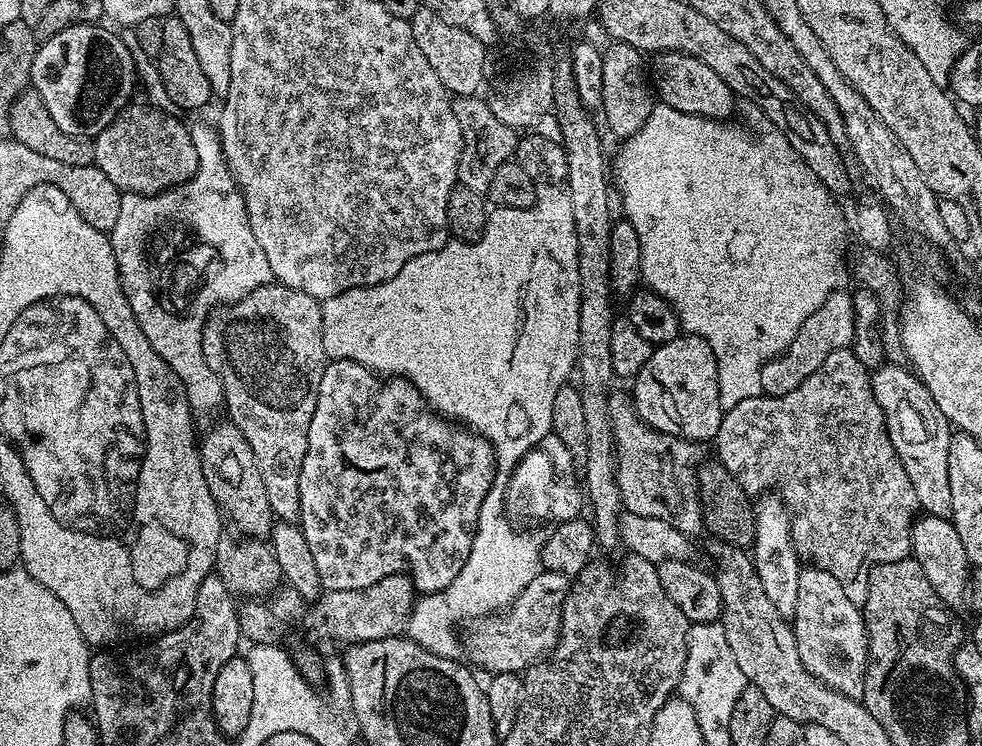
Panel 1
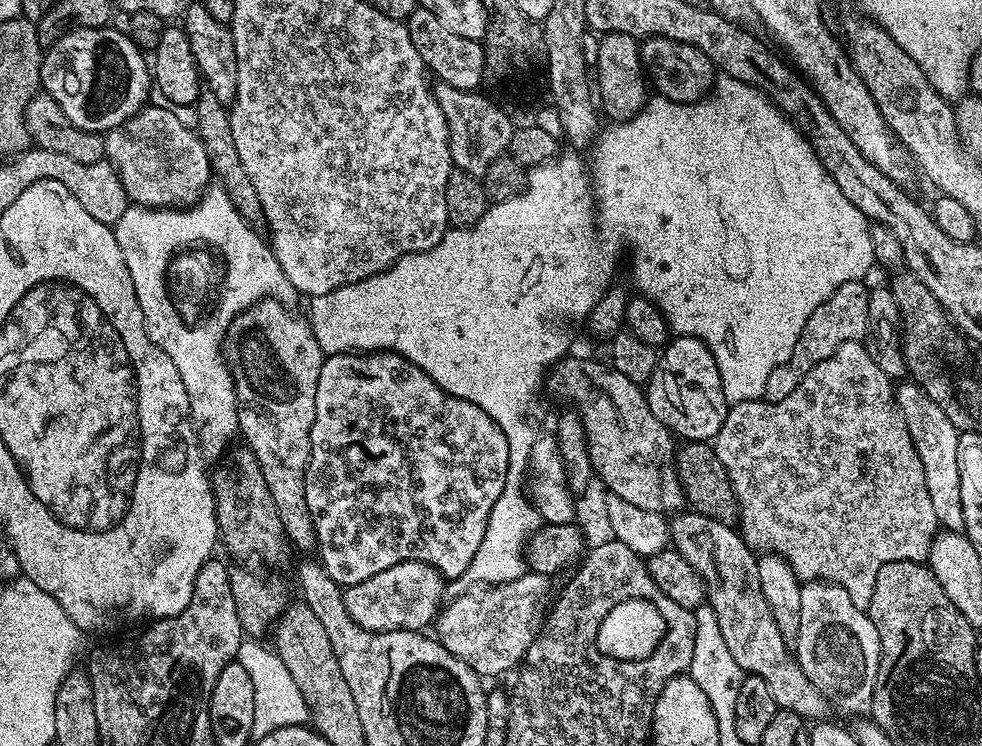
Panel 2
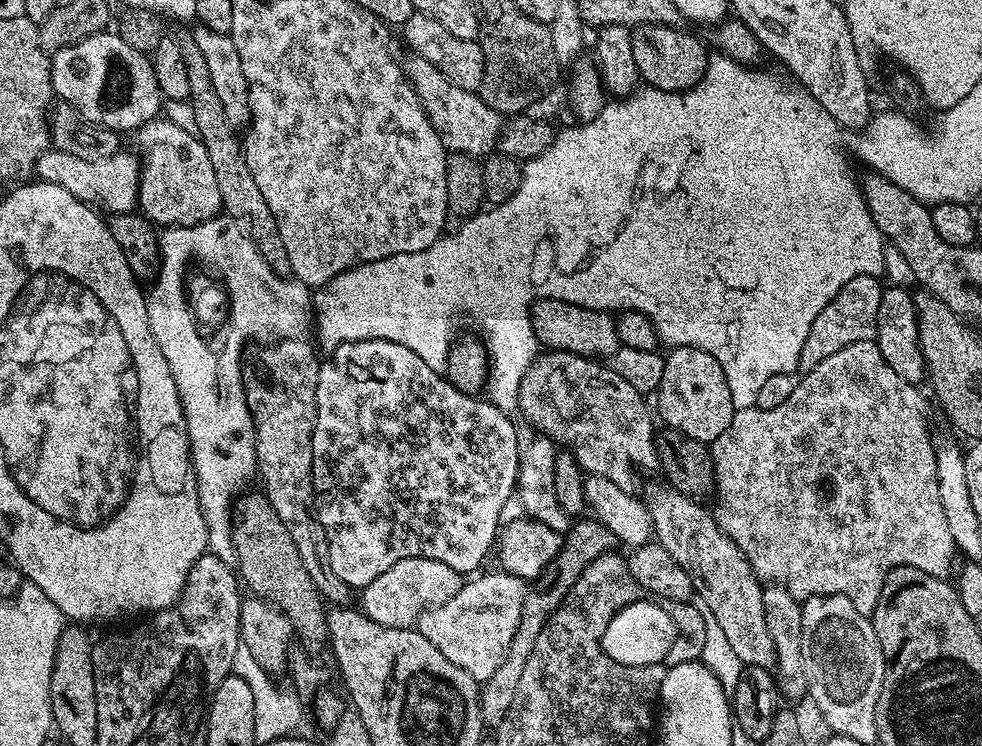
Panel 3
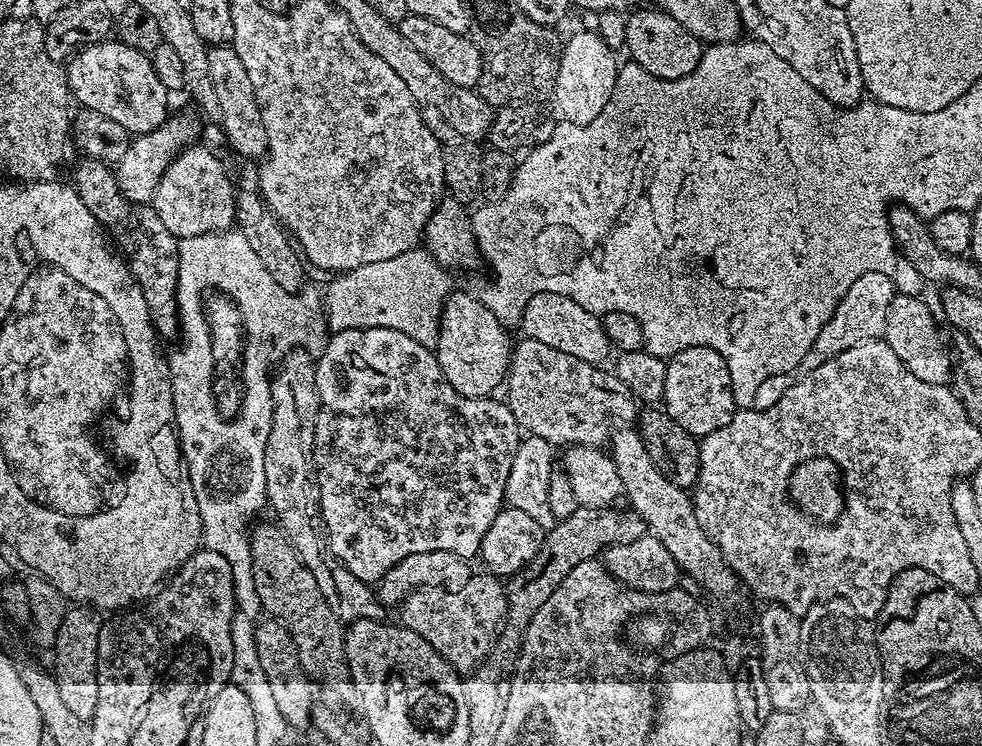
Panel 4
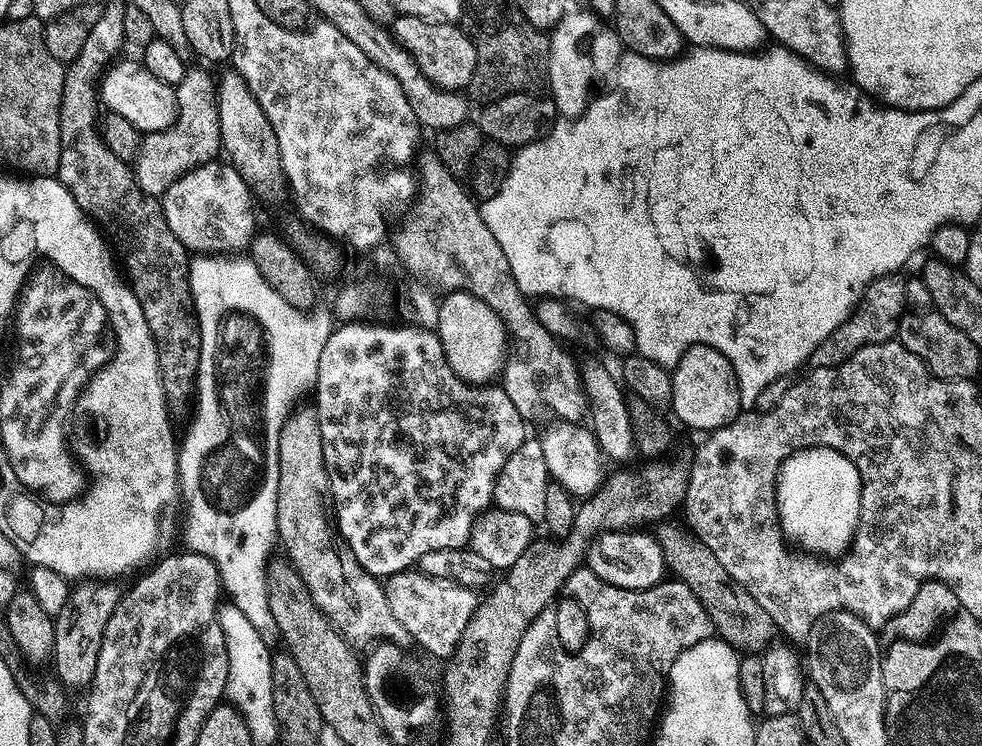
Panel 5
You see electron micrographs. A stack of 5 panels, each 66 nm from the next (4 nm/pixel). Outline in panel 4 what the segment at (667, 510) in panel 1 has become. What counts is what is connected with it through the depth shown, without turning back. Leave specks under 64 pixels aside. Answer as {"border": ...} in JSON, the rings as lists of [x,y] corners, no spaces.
{"border":[[[521,339],[506,377],[506,403],[521,431],[544,438],[556,448],[570,445],[603,447],[612,432],[612,420],[635,421],[638,404],[620,379],[603,367],[551,349],[543,342]]]}

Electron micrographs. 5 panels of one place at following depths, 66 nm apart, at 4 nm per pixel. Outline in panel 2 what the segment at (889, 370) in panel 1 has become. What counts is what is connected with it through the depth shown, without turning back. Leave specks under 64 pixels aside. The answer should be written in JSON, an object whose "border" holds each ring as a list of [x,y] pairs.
{"border":[[[907,383],[895,389],[896,404],[904,415],[912,444],[918,450],[918,458],[926,474],[926,490],[930,494],[931,504],[934,505],[937,525],[949,532],[963,533],[962,497],[959,490],[957,461],[961,433],[954,426],[954,422],[950,422],[950,418],[944,413],[944,408],[938,406],[938,402],[931,400],[919,384]]]}

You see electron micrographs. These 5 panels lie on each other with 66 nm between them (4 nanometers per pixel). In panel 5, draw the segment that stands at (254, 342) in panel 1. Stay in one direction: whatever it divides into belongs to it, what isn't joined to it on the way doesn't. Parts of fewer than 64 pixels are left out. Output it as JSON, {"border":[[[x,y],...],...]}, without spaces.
{"border":[[[311,403],[302,404],[293,407],[278,438],[276,535],[279,547],[284,547],[283,555],[298,570],[302,582],[306,582],[318,610],[326,614],[349,644],[359,646],[372,640],[407,645],[408,631],[398,618],[394,618],[384,584],[362,570],[350,549],[341,546],[334,535],[328,475],[322,458],[322,430],[315,407]]]}

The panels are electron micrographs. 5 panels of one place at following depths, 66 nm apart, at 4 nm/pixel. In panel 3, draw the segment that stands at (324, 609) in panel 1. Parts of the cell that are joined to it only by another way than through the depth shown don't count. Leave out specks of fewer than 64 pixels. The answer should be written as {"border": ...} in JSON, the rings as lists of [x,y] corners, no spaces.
{"border":[[[402,558],[362,589],[358,607],[378,622],[378,626],[410,628],[419,621],[425,608],[431,608],[433,604],[446,604],[454,598],[454,594],[461,592],[460,580],[461,573],[446,566],[446,562],[438,562],[434,558]]]}

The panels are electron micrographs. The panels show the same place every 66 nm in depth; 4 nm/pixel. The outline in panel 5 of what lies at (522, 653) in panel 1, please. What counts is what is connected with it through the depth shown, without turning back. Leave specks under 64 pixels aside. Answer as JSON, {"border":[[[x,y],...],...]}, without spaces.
{"border":[[[419,570],[396,572],[387,577],[384,593],[390,602],[394,618],[398,618],[402,626],[406,626],[409,637],[413,641],[417,640],[429,657],[448,658],[455,653],[478,603],[477,593],[473,589],[463,588],[451,580],[437,580],[436,577],[426,576]]]}

